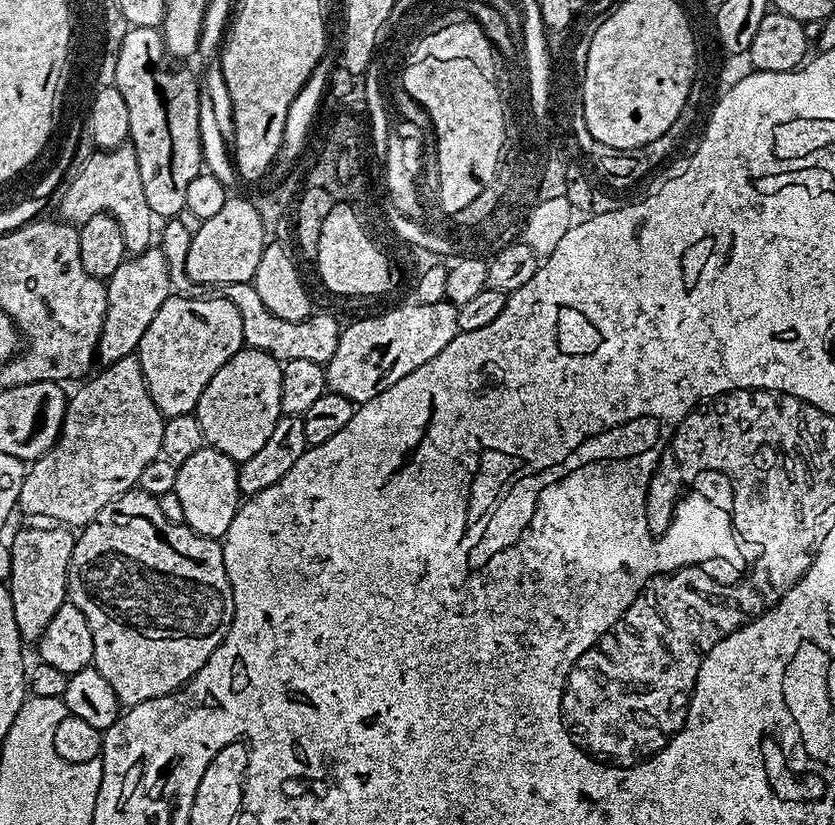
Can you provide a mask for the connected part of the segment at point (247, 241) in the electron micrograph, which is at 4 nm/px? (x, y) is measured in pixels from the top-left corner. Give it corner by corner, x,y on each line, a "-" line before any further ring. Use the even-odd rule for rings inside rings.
236,194
229,195
228,201
214,214
214,218
199,221
190,242
190,254
186,254
186,274
195,284
219,286
230,282
249,282
258,270
262,250
266,243
262,218
255,203
243,200

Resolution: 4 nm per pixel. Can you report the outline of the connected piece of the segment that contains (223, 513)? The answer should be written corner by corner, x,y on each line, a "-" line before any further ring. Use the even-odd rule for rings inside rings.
211,446
197,450
192,457
186,458
186,462
178,465
174,499
180,503
179,515
183,523
189,524
203,536
215,540
223,538
226,530
230,530
230,522
234,522
234,514
242,503
242,493
238,486
239,473
237,461

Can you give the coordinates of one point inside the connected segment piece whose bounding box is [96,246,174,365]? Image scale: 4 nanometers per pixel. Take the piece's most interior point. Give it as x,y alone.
136,290

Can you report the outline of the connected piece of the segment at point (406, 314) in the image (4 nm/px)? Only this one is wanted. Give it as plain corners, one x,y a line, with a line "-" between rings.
446,299
429,304
417,304
409,302
401,308
392,308
389,312
380,312
377,316
368,316
365,320
356,320
352,325
345,327
338,338
338,346
334,346
334,354
328,360
324,369
328,379
327,391
342,394
342,398
350,398
352,403
359,406
366,403
370,398
382,394
398,378
406,378
418,366
430,362
442,349
456,337
460,331
458,326
457,305

